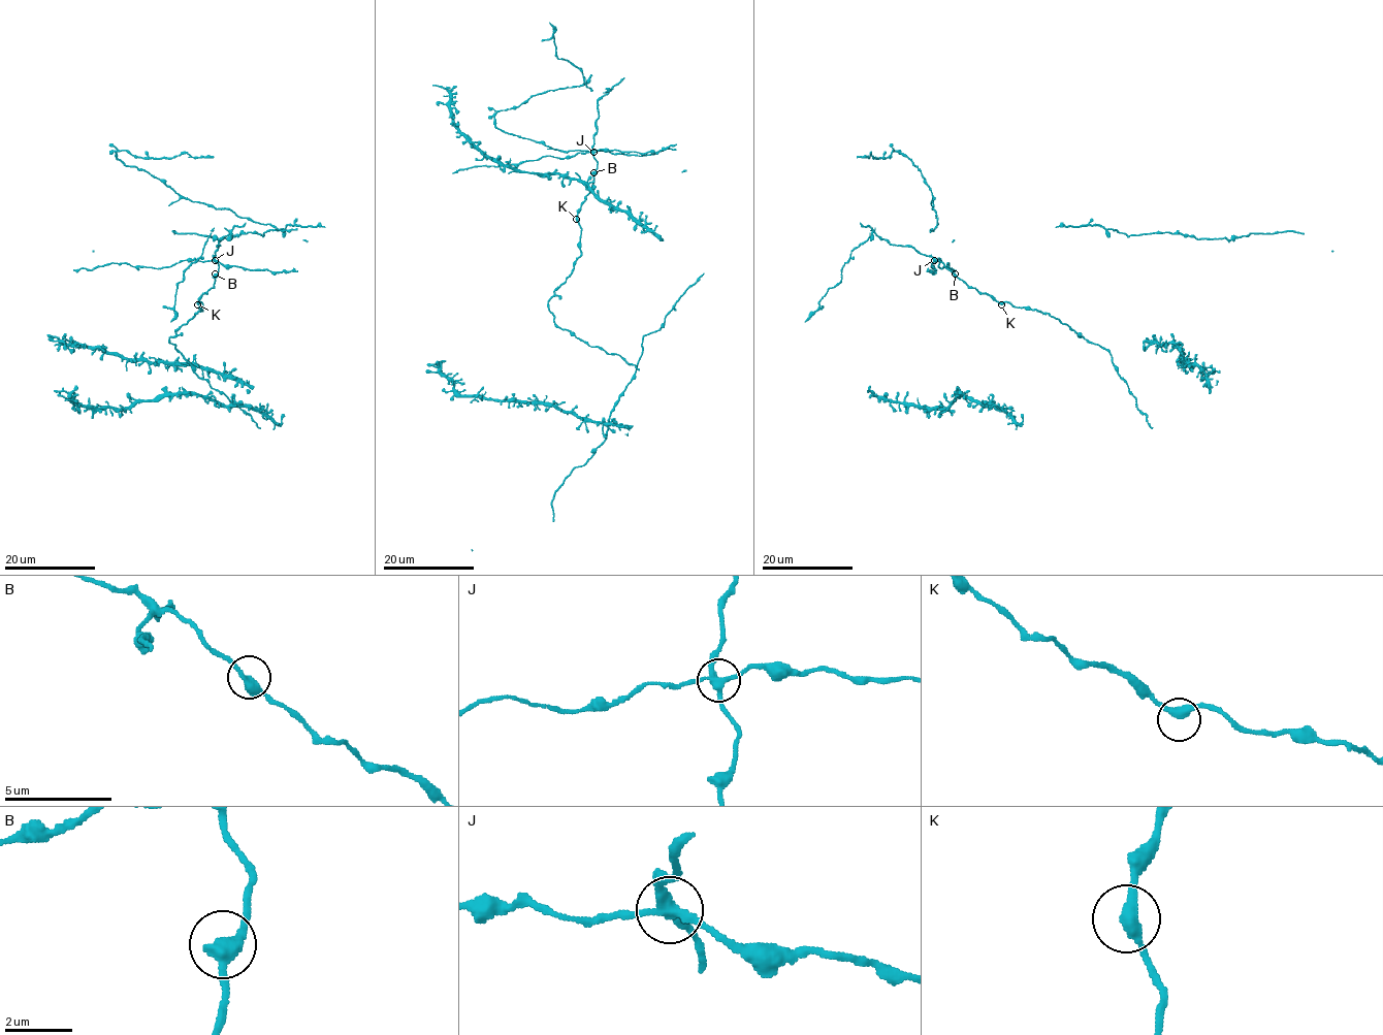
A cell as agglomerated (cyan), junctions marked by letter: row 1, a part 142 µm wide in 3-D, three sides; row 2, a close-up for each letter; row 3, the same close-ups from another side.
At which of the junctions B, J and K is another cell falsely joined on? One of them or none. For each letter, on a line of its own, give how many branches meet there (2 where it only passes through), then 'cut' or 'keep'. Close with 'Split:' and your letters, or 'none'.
B: 2 | keep
J: 4 | cut
K: 2 | keep
Split: J

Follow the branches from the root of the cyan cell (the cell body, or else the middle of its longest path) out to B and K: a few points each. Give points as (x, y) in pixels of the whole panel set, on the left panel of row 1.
B: (219, 262), (215, 260), (218, 265), (215, 273)
K: (219, 262), (215, 260), (218, 272), (214, 287), (202, 294), (197, 304)

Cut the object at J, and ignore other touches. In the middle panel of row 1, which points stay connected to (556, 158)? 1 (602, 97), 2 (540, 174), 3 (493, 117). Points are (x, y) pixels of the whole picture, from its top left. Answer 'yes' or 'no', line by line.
1: no
2: no
3: yes

